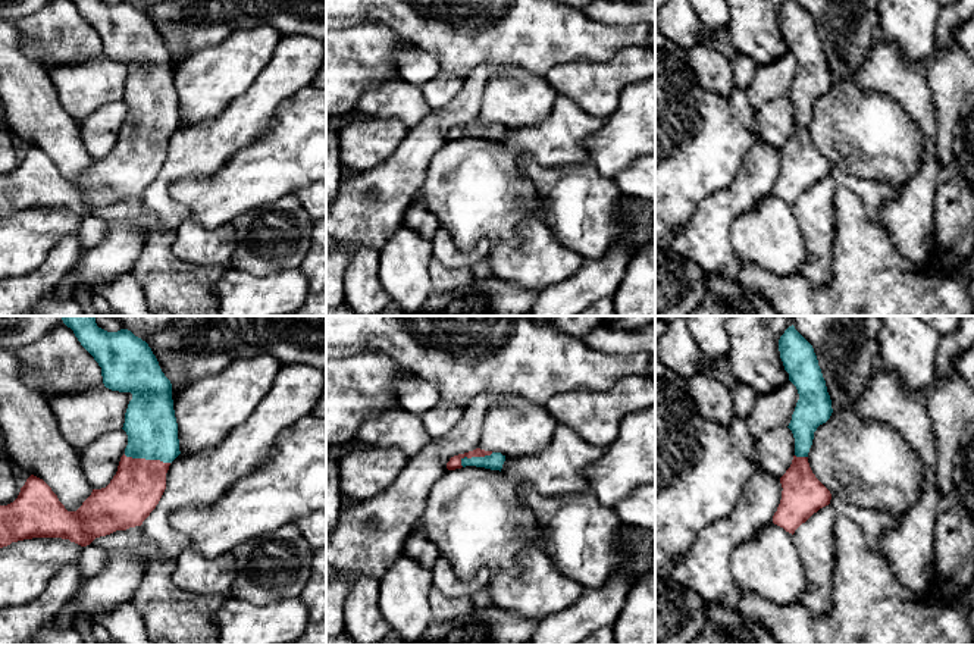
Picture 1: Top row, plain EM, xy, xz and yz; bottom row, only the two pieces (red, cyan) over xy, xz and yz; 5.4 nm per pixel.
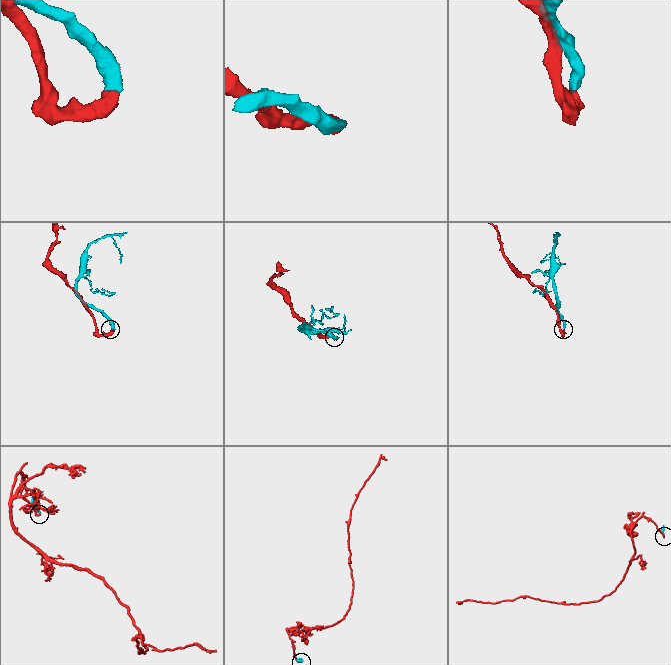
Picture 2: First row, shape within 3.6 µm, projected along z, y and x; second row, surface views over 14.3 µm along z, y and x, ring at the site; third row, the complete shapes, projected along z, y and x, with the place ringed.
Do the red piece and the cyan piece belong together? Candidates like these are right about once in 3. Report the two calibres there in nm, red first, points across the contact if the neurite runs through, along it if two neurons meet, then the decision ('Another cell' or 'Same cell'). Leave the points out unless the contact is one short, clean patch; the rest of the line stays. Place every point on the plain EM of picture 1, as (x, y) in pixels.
Thickness 280 nm (red) against 280 nm. Path across: xy (135, 160), (147, 131), (150, 122), (150, 94). Same cell

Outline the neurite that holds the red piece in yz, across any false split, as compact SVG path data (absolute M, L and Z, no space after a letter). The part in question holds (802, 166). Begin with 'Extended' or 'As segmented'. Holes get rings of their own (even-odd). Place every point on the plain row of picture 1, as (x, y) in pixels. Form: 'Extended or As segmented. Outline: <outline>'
Extended. Outline: M786 0L779 22L799 71L787 97L795 109L795 126L780 148L783 162L773 194L793 206L831 170L830 162L812 144L808 123L814 103L830 90L833 79L812 16L796 0Z

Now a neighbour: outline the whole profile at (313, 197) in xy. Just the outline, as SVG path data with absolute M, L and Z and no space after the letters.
M326 182L311 184L295 194L314 222L326 217Z

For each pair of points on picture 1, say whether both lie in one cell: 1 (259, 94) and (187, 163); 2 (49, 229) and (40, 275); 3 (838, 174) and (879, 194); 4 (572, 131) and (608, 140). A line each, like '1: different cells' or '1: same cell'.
1: same cell
2: different cells
3: same cell
4: different cells

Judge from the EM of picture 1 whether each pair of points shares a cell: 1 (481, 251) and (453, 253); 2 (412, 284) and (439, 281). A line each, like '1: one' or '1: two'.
1: one
2: two

